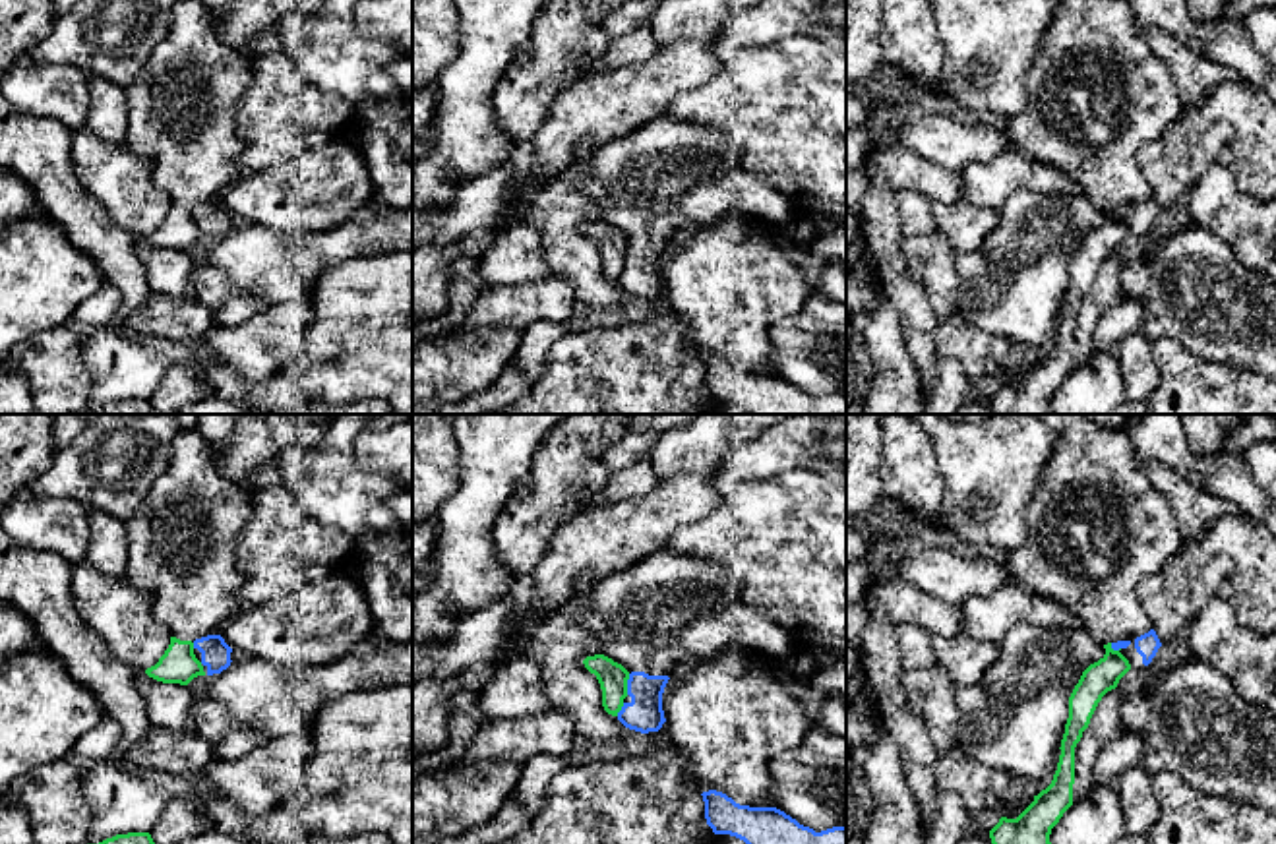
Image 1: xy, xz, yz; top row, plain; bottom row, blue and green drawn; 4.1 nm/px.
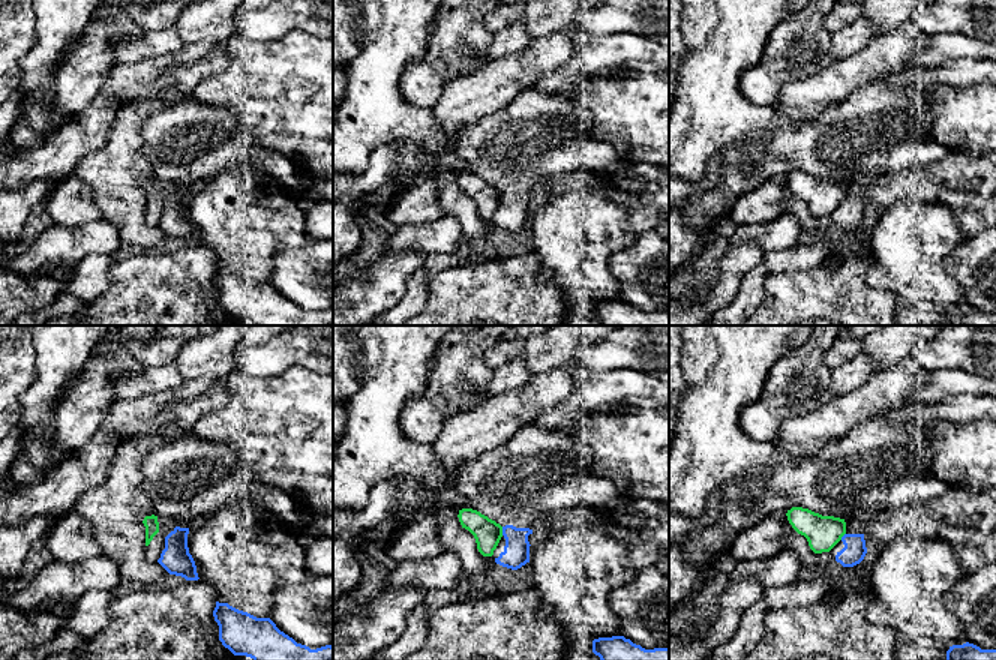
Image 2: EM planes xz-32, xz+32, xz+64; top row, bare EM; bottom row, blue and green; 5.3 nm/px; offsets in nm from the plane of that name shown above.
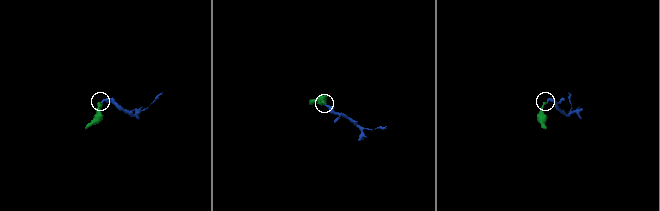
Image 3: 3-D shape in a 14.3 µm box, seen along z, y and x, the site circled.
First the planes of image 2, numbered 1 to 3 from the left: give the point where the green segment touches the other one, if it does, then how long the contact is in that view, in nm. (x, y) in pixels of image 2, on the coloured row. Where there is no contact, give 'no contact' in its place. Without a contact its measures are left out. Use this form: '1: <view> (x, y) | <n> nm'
1: no contact
2: xz+32 (503, 531) | 50 nm
3: xz+64 (843, 536) | 50 nm

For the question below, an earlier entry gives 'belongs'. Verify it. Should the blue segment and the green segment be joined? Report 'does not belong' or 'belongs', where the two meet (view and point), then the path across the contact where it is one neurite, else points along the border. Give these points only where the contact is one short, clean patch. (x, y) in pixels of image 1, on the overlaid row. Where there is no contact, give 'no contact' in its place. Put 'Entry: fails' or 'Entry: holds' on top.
Entry: fails
does not belong | xz (628, 684) | along xz (630, 674), (626, 693)

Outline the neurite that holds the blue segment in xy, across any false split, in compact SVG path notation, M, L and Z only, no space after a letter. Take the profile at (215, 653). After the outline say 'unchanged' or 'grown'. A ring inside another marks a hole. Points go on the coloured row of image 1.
M207 635L194 641L194 654L201 662L205 676L221 674L236 660L236 652L221 635Z; grown

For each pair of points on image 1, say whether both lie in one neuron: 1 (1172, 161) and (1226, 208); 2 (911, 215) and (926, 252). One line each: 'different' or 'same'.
1: different
2: different

